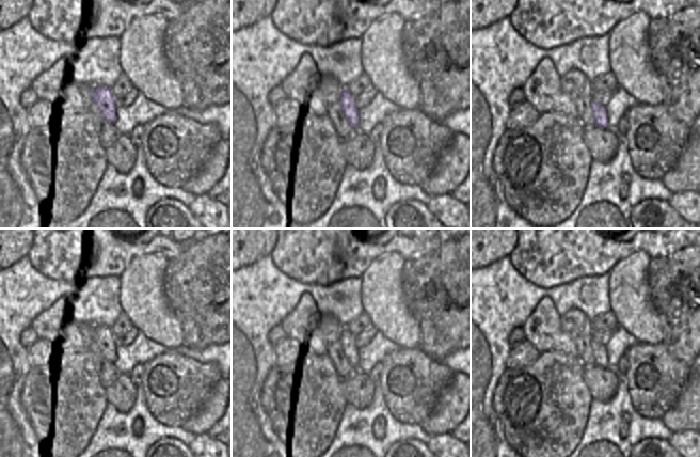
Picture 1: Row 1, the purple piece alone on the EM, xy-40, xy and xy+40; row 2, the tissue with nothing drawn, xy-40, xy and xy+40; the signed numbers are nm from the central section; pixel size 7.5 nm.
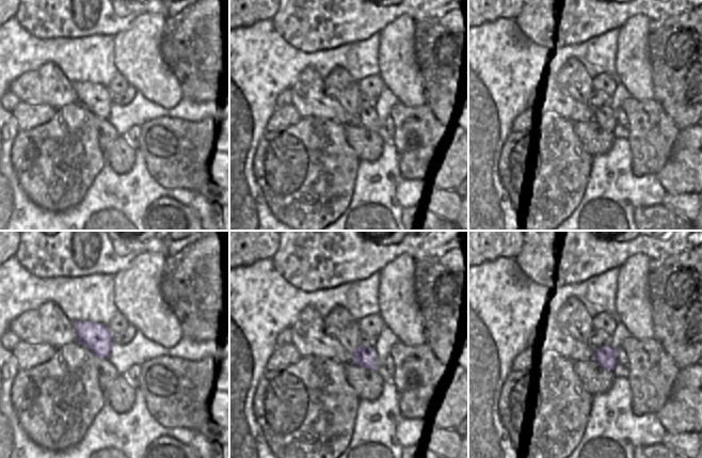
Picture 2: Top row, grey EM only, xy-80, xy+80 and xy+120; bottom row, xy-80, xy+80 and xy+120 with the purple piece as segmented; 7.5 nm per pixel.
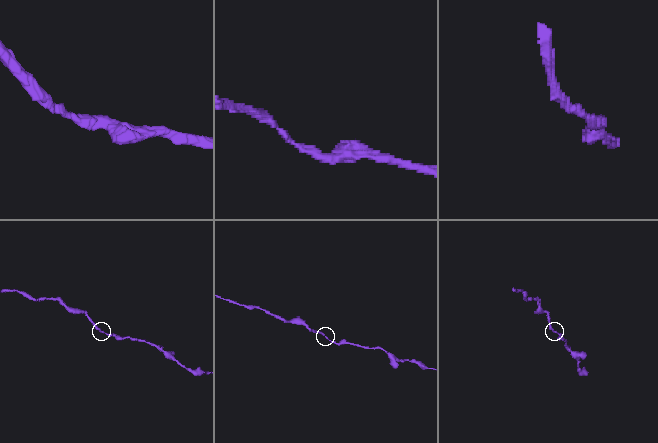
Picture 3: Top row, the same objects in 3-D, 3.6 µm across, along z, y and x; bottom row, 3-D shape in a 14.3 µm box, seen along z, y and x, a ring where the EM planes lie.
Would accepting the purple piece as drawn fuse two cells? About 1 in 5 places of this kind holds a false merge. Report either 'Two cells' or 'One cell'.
One cell.

